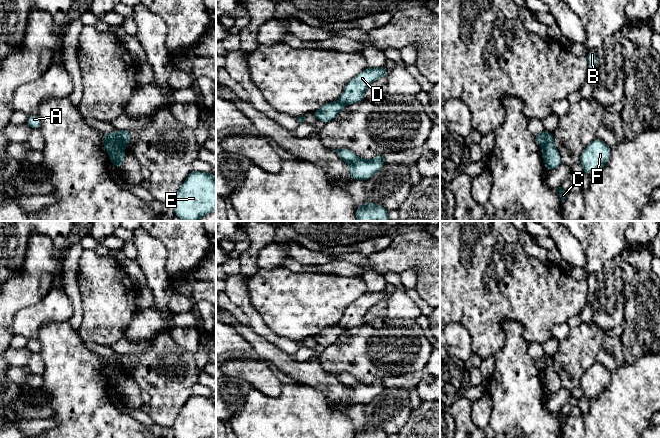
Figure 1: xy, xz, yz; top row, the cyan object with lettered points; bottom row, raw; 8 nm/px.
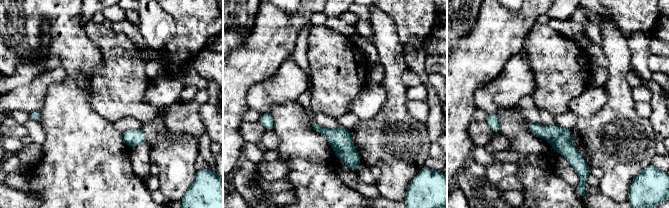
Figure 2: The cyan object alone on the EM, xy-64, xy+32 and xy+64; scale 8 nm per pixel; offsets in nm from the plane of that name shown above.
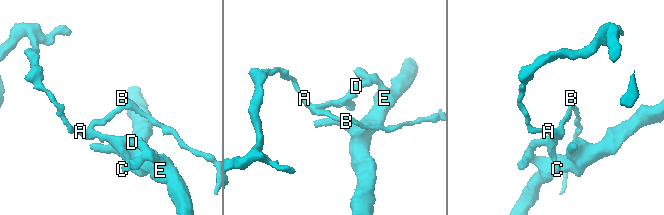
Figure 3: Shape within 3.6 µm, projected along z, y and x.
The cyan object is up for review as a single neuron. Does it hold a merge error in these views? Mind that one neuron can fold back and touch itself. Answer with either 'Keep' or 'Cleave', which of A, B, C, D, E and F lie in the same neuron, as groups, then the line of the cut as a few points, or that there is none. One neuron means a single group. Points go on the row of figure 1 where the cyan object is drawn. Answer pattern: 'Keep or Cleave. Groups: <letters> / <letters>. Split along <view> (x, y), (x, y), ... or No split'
Cleave. Groups: A B C / D E F. Split along xy (115, 132), (117, 142), (123, 147)

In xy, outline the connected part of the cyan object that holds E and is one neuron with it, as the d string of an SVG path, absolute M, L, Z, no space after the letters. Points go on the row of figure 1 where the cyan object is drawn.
M191 171L174 200L175 216L184 221L199 219L216 210L216 178L213 173Z

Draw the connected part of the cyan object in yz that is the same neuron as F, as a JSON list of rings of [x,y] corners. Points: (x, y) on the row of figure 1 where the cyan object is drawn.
[[[595,138],[581,154],[581,165],[587,175],[598,173],[608,162],[611,149],[603,141]]]

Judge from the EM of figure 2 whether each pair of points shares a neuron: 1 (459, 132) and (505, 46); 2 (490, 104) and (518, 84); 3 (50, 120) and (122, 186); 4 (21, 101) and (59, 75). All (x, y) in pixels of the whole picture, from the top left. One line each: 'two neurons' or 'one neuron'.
1: one neuron
2: one neuron
3: one neuron
4: one neuron

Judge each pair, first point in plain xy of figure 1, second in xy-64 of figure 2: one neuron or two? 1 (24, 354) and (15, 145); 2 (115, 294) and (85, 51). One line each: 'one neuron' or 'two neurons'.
1: two neurons
2: two neurons

